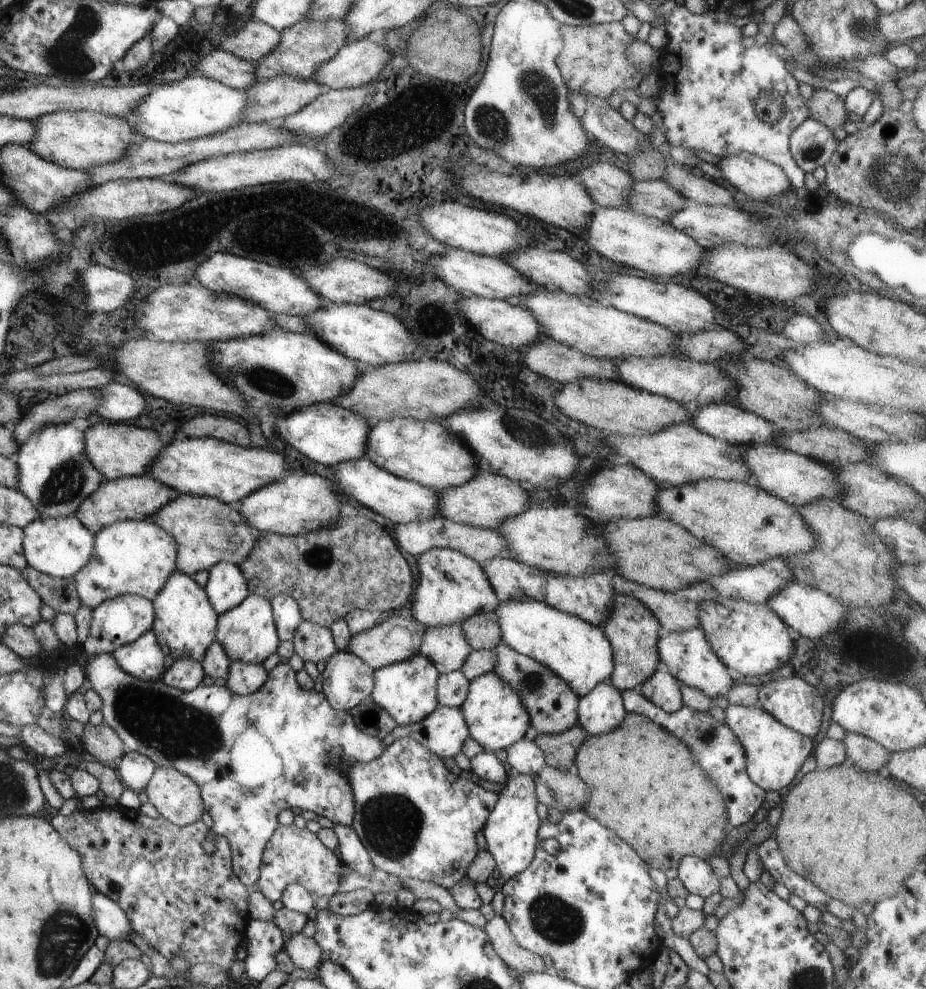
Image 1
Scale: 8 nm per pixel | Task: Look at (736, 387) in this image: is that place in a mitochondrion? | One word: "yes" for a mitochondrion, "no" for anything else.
no

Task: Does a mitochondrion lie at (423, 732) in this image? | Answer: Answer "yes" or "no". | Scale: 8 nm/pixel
no

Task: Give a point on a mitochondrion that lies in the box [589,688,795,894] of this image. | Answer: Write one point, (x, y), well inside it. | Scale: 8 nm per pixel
(706, 735)

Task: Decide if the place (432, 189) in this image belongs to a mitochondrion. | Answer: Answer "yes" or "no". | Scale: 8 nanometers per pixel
no

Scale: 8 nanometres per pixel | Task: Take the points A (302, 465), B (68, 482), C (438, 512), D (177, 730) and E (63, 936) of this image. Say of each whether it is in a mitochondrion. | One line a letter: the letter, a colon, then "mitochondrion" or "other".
A: other
B: mitochondrion
C: other
D: mitochondrion
E: mitochondrion

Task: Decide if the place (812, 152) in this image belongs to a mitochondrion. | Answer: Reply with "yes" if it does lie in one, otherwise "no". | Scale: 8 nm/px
yes

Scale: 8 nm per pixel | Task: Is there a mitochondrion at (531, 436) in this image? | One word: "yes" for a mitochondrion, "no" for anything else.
yes

